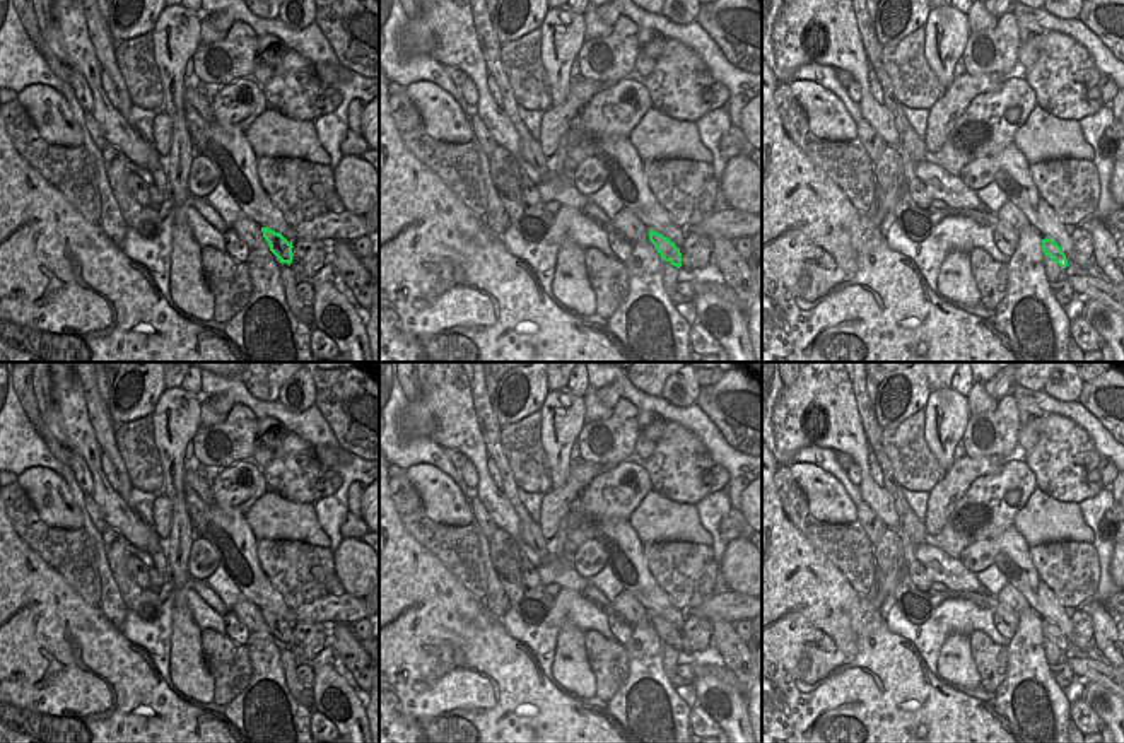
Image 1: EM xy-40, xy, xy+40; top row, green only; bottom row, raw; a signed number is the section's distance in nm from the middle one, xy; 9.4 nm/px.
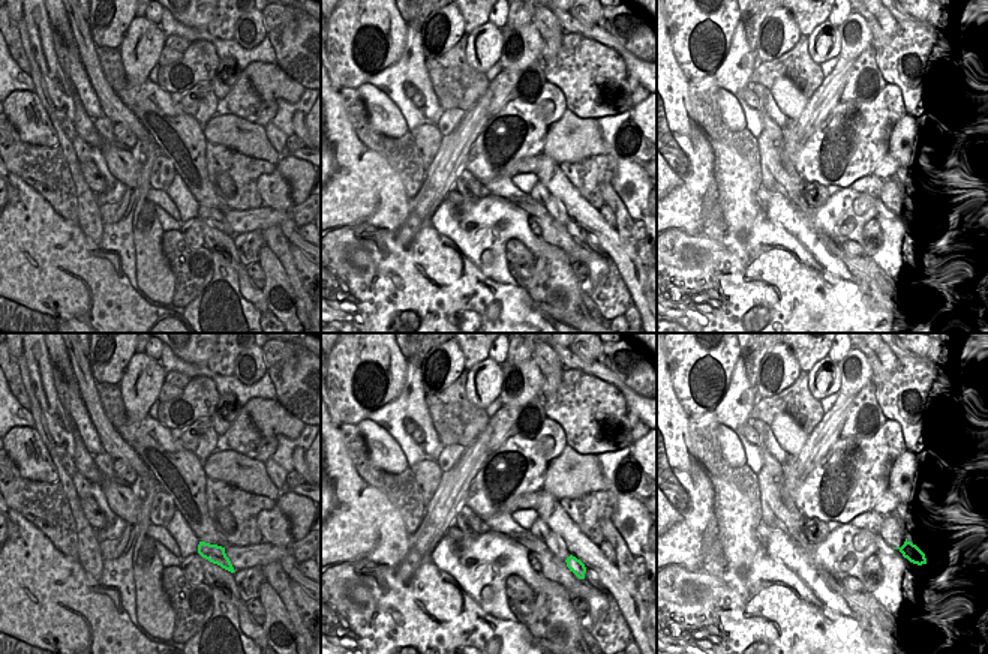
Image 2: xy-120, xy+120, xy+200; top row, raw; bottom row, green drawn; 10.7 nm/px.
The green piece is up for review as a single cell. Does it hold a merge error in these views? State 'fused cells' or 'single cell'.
fused cells

